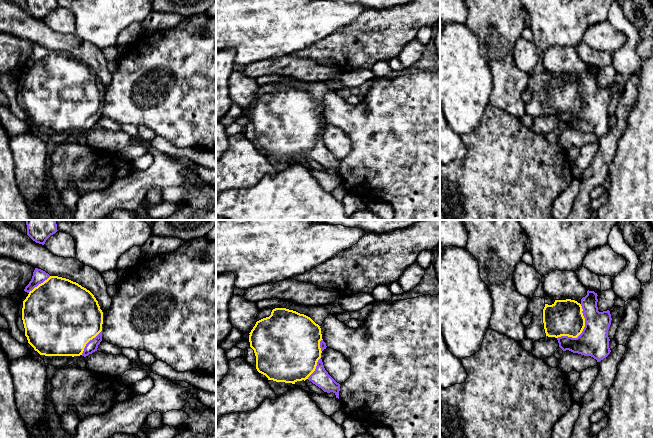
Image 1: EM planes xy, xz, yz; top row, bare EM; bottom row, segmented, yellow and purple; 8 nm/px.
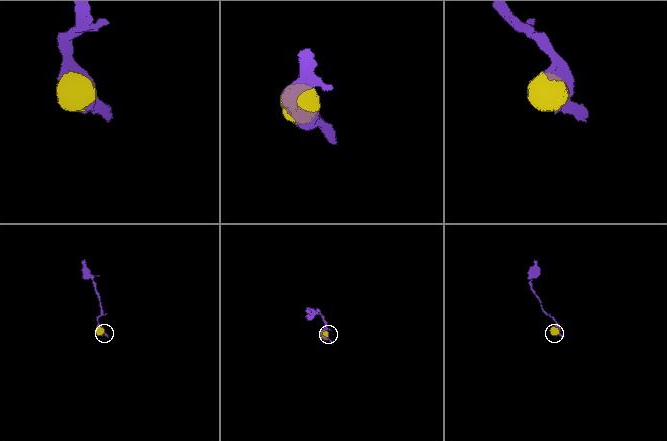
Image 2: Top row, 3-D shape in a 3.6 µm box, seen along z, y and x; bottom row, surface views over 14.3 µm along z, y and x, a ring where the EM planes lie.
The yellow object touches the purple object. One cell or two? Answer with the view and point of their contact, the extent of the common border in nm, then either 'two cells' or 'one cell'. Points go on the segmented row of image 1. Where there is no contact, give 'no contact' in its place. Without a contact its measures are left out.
meets yellow in yz at (582, 330); contact 340 nm long; one cell

